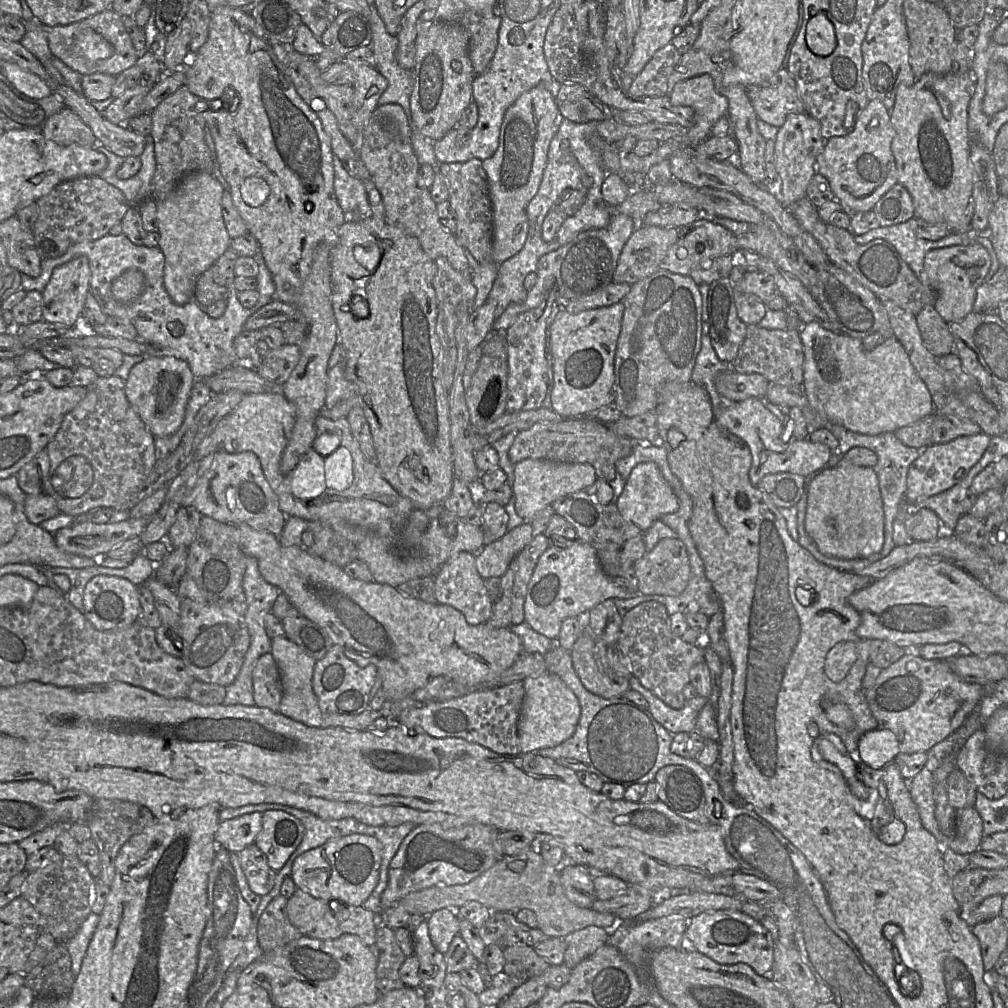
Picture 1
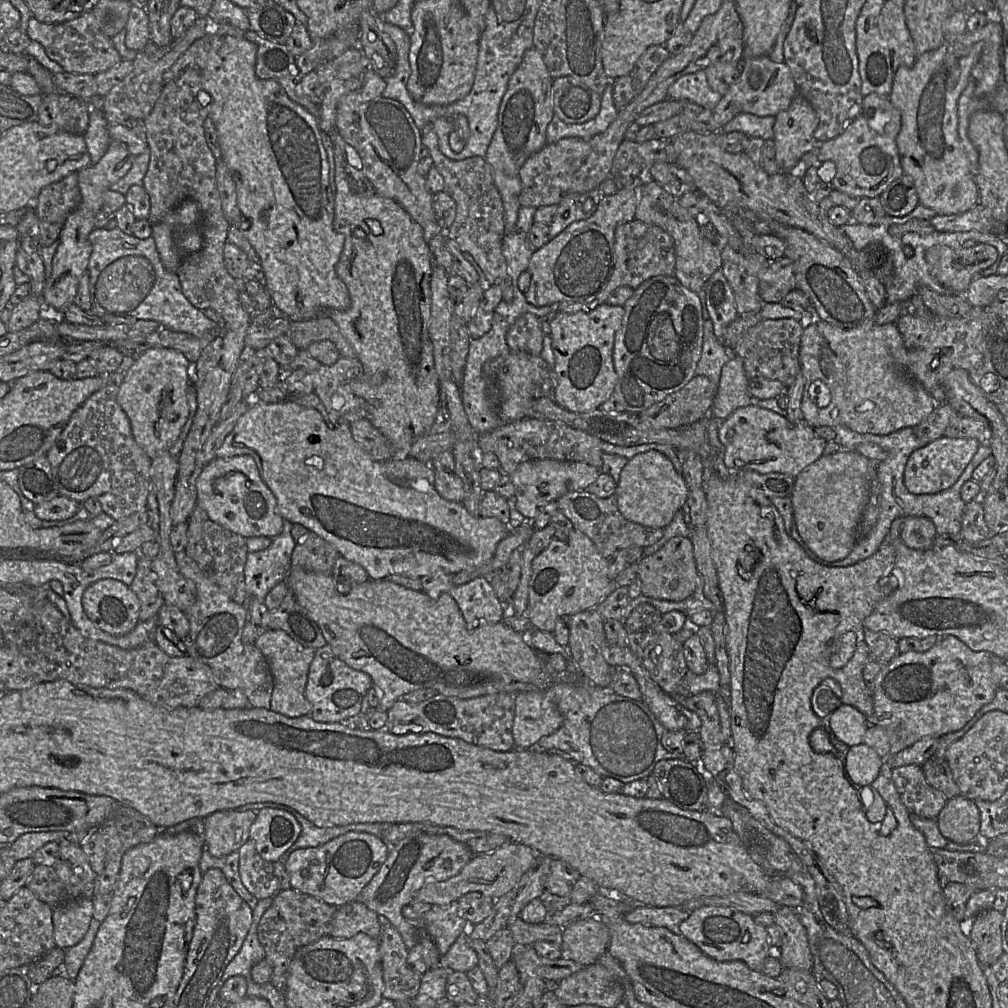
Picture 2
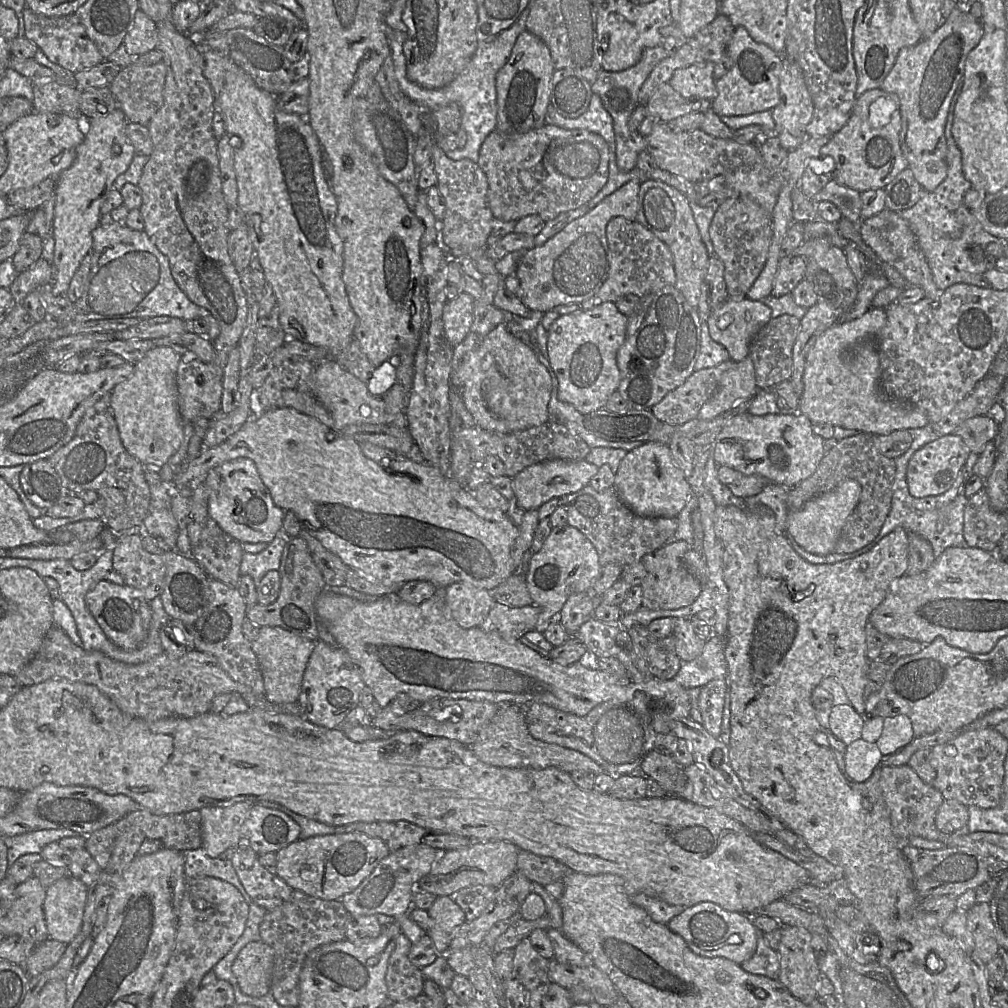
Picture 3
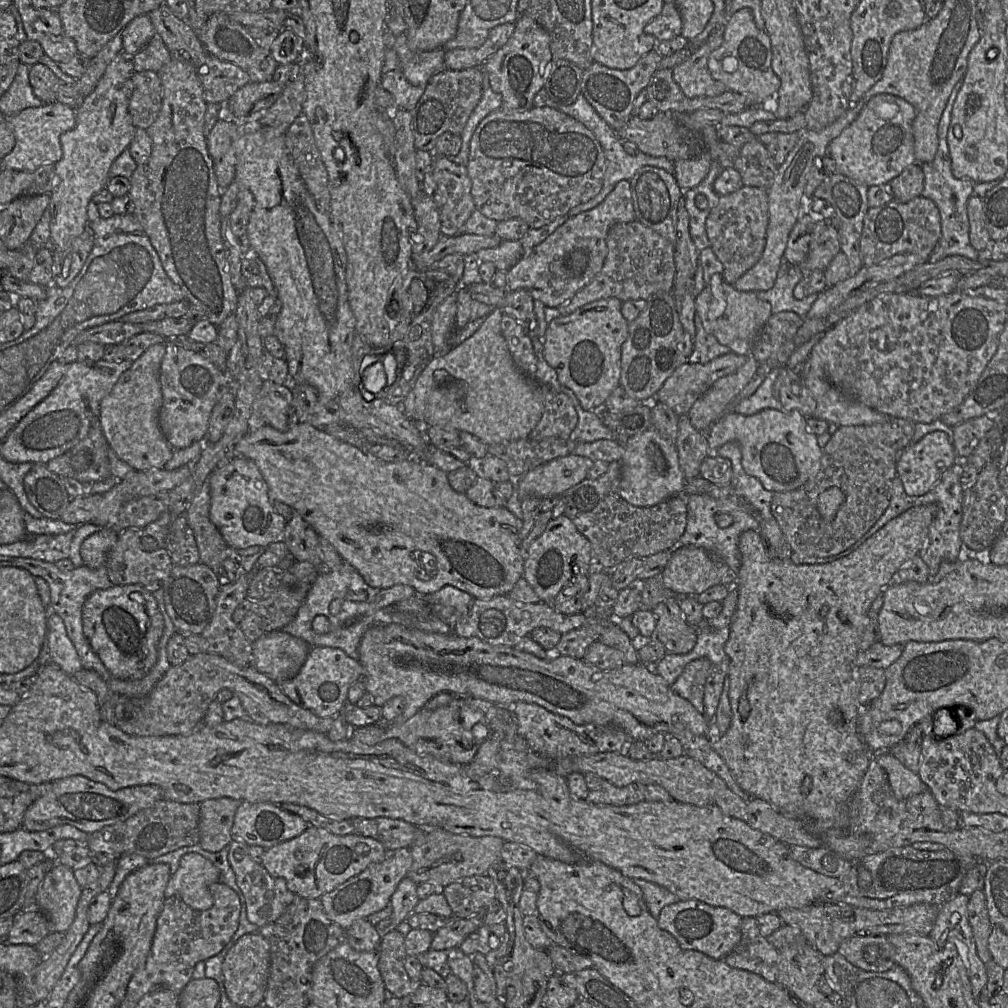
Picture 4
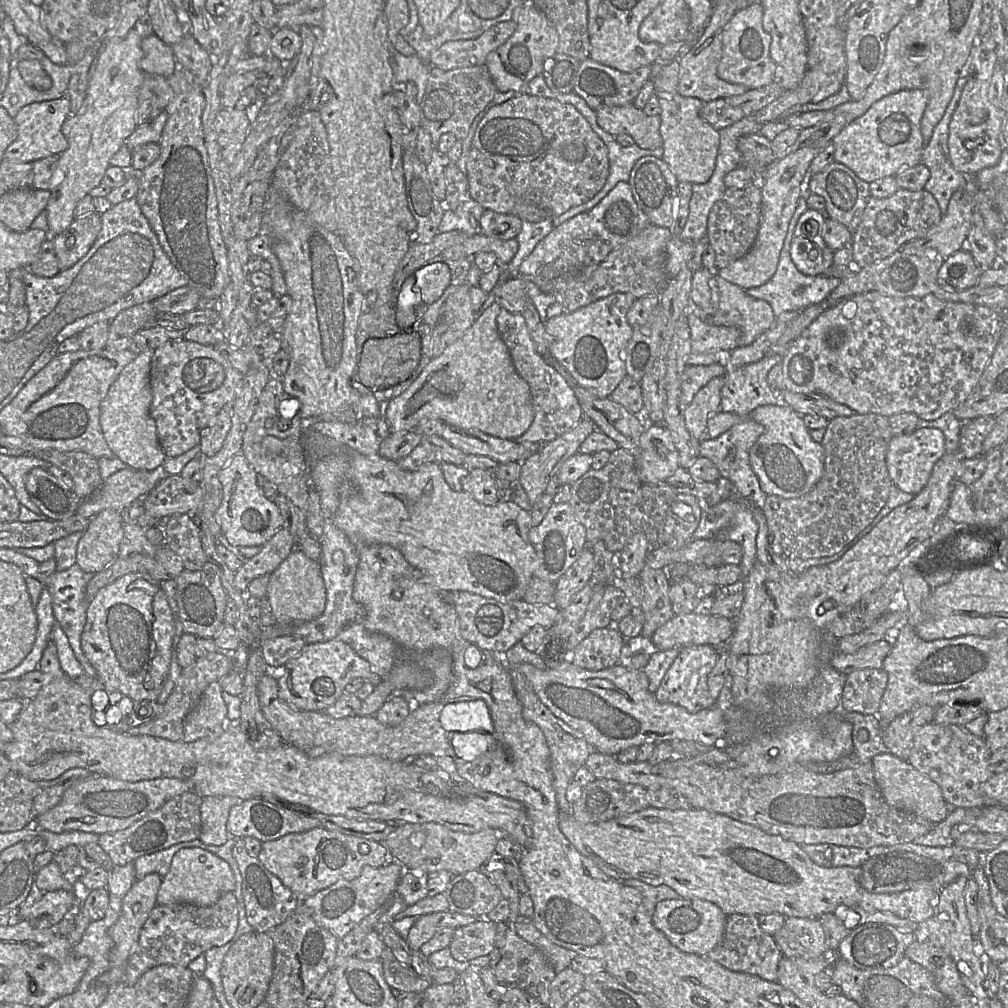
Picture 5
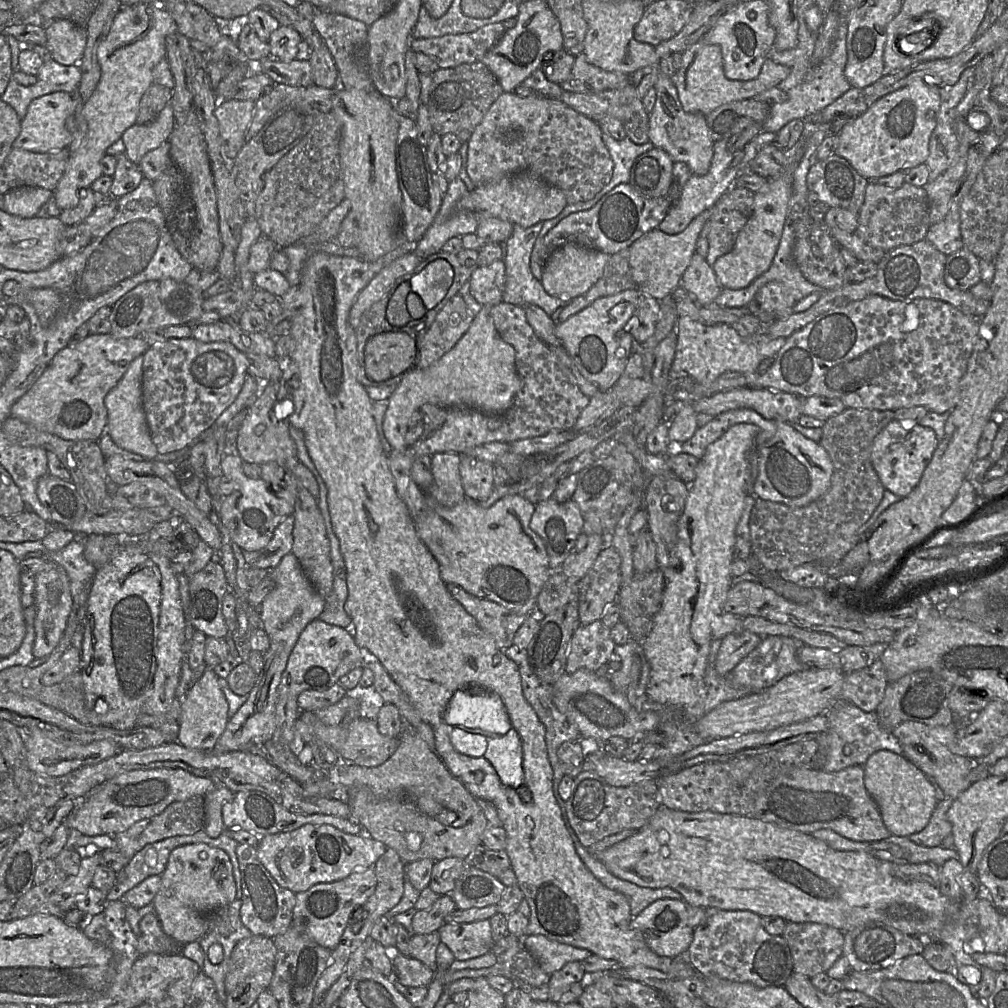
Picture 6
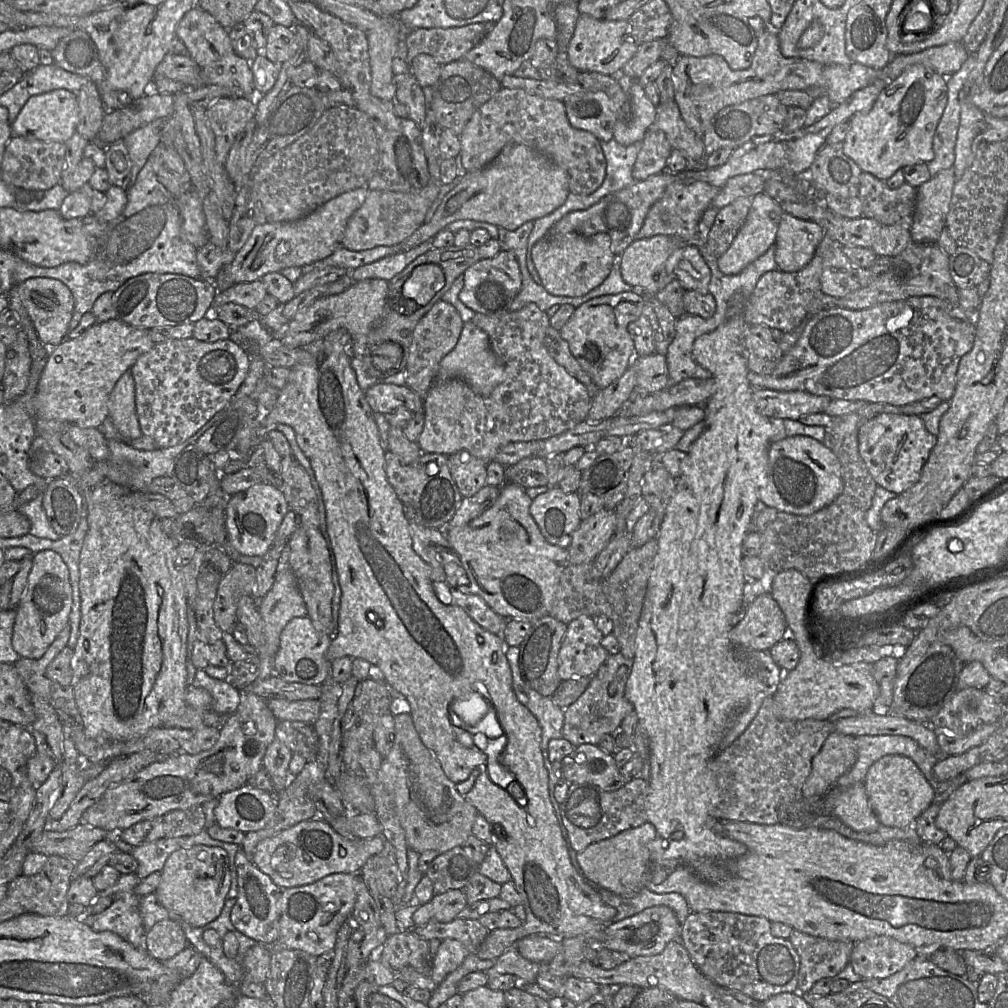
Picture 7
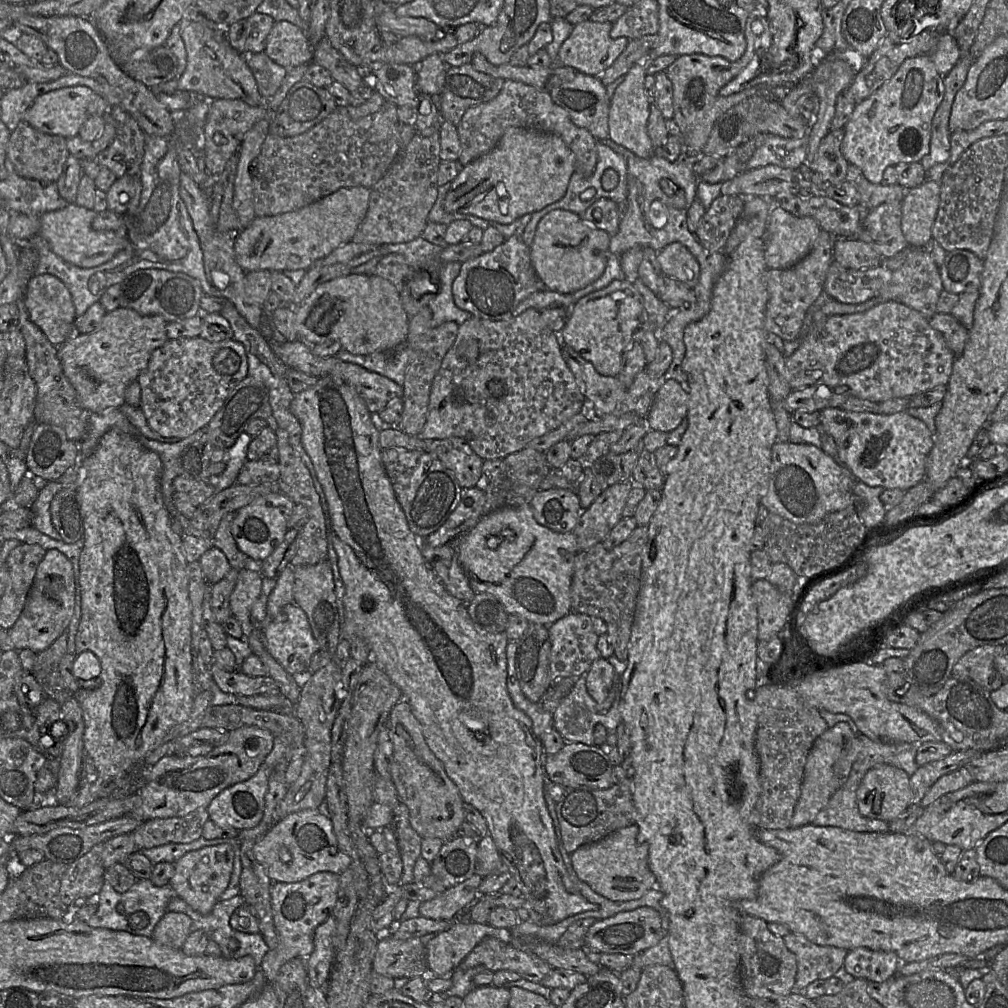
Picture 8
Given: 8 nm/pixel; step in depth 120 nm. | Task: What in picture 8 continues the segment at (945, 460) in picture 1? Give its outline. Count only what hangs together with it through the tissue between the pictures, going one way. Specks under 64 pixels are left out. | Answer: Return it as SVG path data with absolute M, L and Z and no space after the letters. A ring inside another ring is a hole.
M826 408L820 413L819 428L835 441L839 460L855 478L870 487L908 491L926 477L927 459L934 436L926 424L907 411L889 415Z

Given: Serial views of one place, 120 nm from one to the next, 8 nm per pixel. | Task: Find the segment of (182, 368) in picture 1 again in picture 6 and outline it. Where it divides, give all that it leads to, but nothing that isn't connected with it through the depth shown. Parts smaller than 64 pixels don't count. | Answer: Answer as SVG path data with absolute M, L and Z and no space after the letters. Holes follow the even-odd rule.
M140 355L132 361L121 380L106 395L104 400L108 413L106 433L120 448L139 454L146 460L155 460L158 451L151 439L142 405L142 364L143 355Z

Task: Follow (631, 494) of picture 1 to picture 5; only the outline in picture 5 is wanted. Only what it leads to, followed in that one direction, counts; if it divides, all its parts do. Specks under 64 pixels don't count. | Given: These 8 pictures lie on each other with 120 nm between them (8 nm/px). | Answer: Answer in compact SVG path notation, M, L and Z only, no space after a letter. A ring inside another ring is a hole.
M648 424L640 435L640 453L635 458L642 483L667 481L679 466L679 454L671 433L662 424Z

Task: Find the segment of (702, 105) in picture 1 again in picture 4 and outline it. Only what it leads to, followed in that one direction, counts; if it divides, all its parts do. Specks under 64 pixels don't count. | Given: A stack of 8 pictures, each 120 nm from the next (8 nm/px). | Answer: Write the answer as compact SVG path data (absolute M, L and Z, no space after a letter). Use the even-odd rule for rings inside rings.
M722 22L710 36L682 63L672 69L675 82L688 98L713 97L728 91L726 86L715 80L708 68L709 56L723 42L726 22Z

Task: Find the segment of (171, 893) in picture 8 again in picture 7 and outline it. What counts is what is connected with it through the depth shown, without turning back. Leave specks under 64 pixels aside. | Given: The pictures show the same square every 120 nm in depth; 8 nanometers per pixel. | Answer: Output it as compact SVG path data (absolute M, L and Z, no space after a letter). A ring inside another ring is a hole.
M135 873L121 874L113 886L100 892L114 897L112 904L98 914L85 914L85 924L96 932L111 931L134 947L146 950L147 931L139 910L141 898L134 893L140 881Z

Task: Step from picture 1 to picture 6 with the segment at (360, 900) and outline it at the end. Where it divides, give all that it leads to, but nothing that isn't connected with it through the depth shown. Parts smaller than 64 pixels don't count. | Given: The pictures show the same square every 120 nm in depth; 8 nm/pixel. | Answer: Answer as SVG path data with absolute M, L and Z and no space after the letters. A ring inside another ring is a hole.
M311 824L291 832L262 836L256 847L258 860L273 879L294 893L304 892L315 884L342 880L359 870L374 868L386 850L384 843L367 834L351 835L331 825Z

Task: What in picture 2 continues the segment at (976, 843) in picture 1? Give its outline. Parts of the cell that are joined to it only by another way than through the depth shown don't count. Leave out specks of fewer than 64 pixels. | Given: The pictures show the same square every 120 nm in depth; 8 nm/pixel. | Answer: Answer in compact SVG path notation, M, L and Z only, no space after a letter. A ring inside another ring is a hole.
M962 795L947 800L937 823L940 833L948 841L967 844L980 839L979 810L973 800Z

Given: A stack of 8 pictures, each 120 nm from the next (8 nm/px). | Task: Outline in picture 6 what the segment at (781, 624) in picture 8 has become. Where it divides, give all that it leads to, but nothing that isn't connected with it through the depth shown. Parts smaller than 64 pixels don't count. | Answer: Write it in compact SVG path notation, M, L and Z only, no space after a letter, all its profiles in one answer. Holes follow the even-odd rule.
M751 632L729 634L722 639L715 660L715 670L725 677L748 656L762 641L762 637Z

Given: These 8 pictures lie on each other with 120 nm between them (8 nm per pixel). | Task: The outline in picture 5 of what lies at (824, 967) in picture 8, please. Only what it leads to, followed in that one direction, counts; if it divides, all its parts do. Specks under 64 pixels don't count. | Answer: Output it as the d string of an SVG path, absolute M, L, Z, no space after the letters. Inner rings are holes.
M788 917L773 938L783 956L788 958L814 959L830 954L817 918Z

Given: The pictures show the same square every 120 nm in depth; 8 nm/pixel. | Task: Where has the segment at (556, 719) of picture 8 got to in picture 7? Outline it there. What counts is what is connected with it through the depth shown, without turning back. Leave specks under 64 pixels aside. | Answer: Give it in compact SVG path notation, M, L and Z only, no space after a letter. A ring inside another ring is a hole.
M620 652L615 655L609 655L605 664L591 678L591 682L584 693L574 703L564 709L563 737L574 747L582 744L598 745L605 734L619 732L623 719L633 711L633 705L625 698L628 672L620 678L617 693L614 696L608 693L608 687L615 680L621 666L626 666L630 674L633 659L624 657Z

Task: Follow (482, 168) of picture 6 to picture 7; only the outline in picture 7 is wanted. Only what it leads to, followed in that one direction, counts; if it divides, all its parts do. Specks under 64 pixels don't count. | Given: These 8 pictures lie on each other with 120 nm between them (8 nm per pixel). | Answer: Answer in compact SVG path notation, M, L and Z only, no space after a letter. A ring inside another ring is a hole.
M502 87L478 108L459 135L460 157L467 172L489 164L507 144L523 144L544 155L568 174L569 192L590 195L604 182L606 159L600 140L569 123L562 101L546 99L522 89Z

